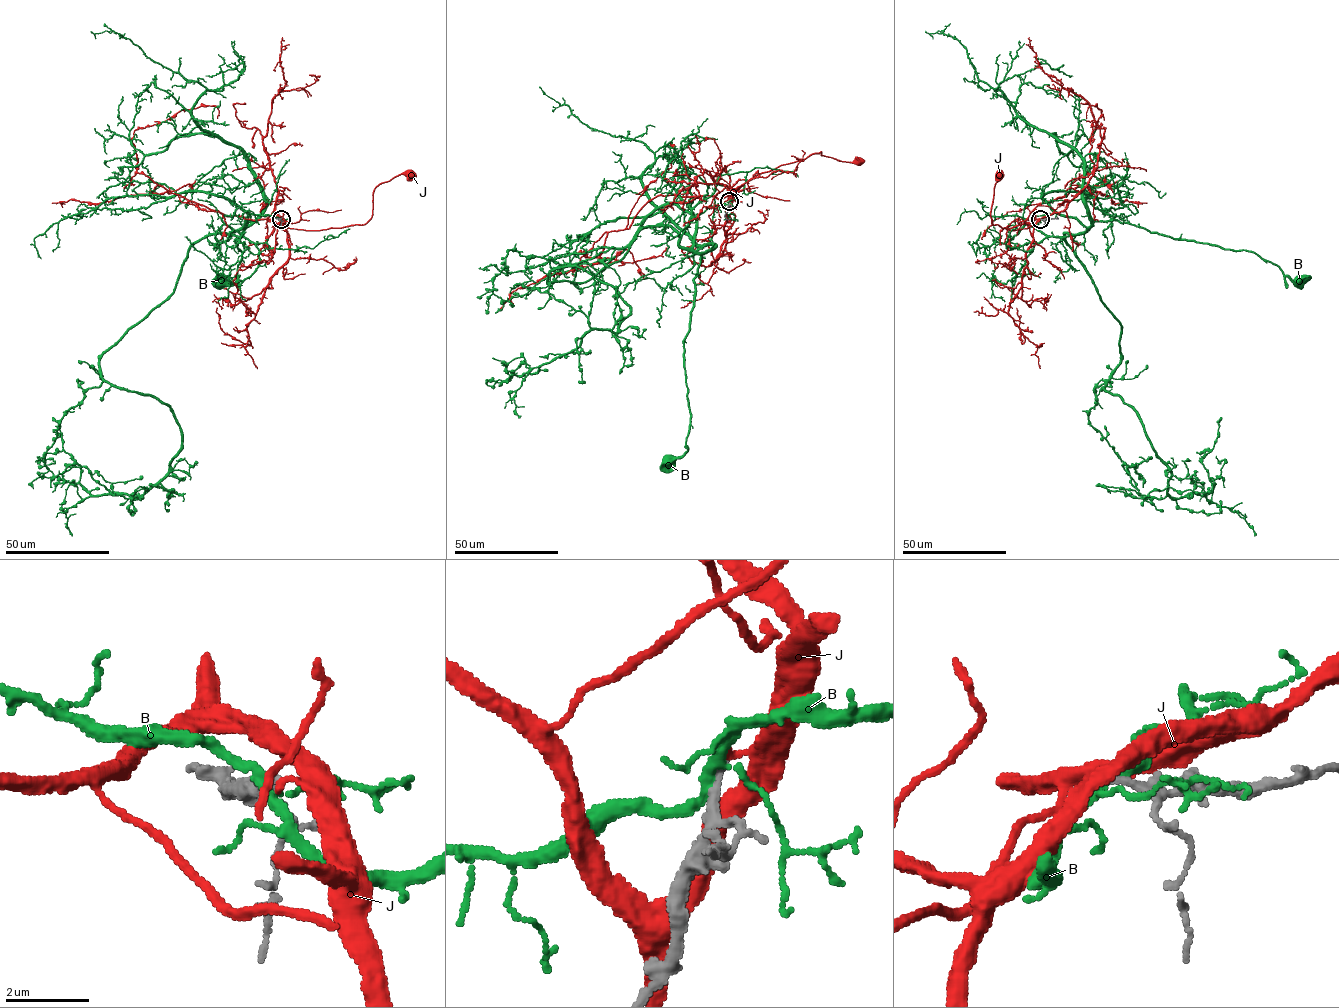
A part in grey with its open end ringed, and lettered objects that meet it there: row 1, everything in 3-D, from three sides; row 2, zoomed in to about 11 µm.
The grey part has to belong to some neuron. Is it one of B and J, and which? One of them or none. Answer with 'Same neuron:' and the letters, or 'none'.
Same neuron: none

